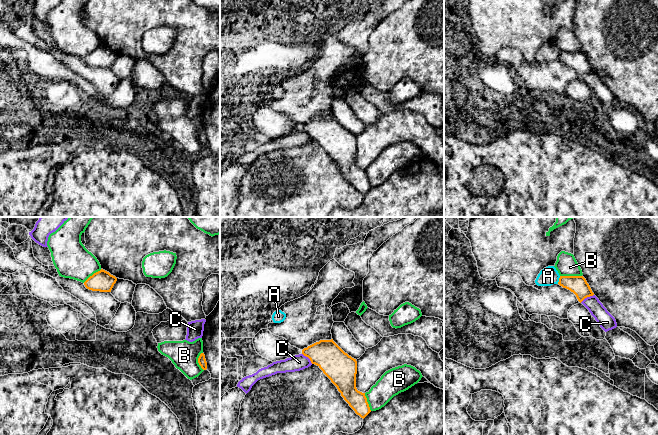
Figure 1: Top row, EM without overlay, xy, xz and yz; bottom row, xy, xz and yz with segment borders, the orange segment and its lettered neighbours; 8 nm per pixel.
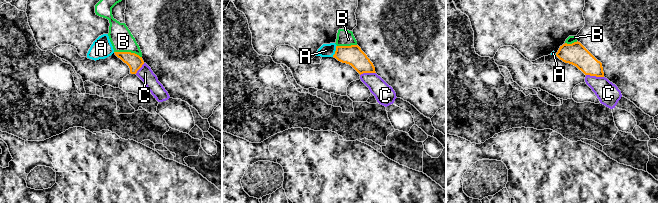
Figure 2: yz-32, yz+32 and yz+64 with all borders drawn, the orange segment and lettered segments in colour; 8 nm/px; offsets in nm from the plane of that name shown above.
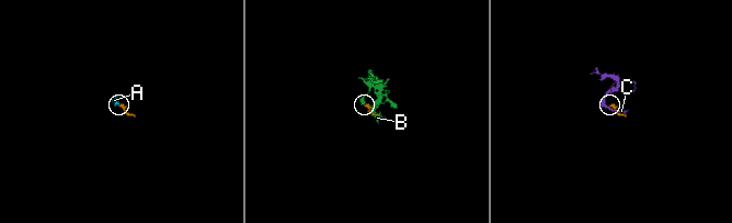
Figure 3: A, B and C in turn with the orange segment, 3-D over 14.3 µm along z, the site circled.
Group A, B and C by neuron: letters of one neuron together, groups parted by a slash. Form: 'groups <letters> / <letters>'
groups A B C

